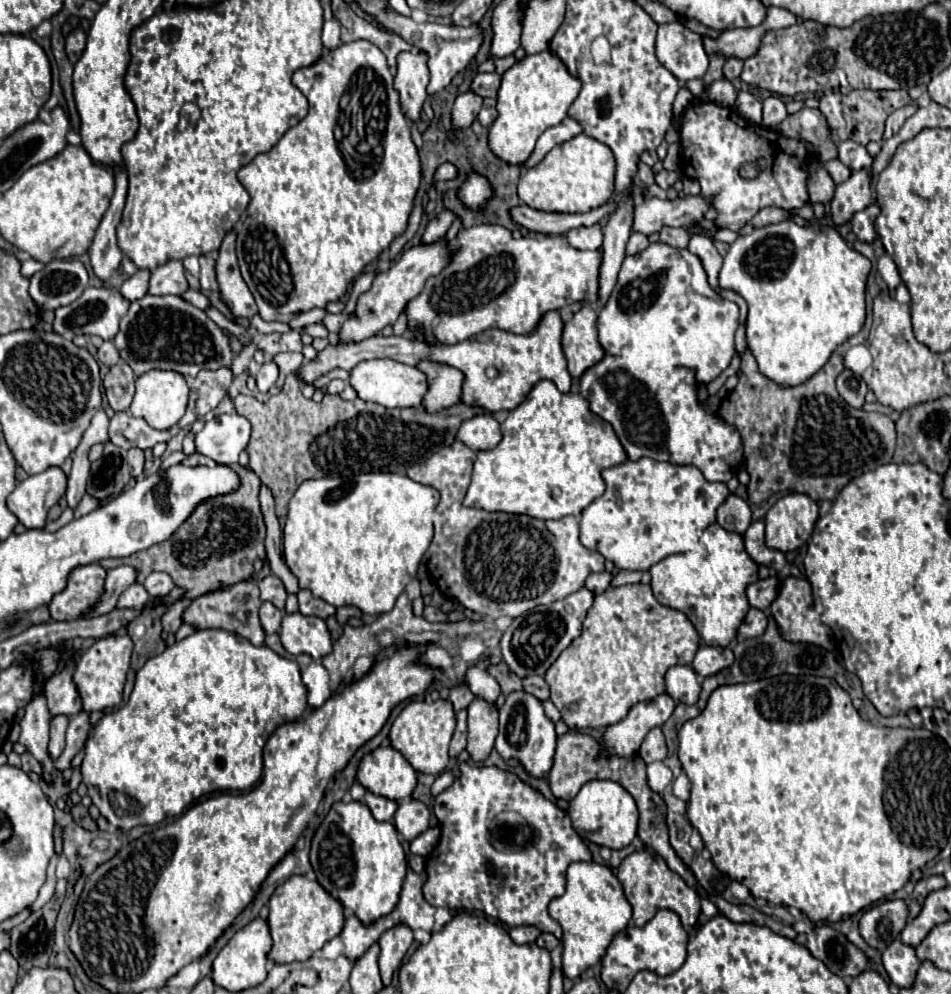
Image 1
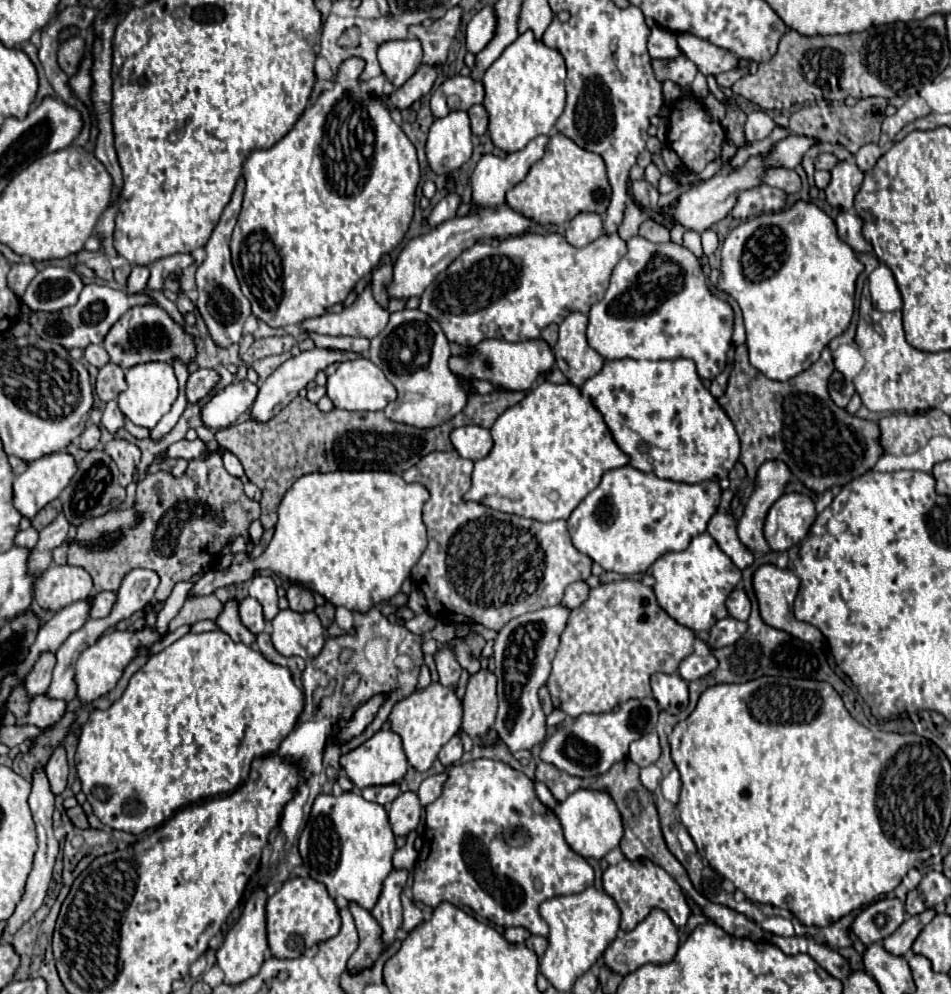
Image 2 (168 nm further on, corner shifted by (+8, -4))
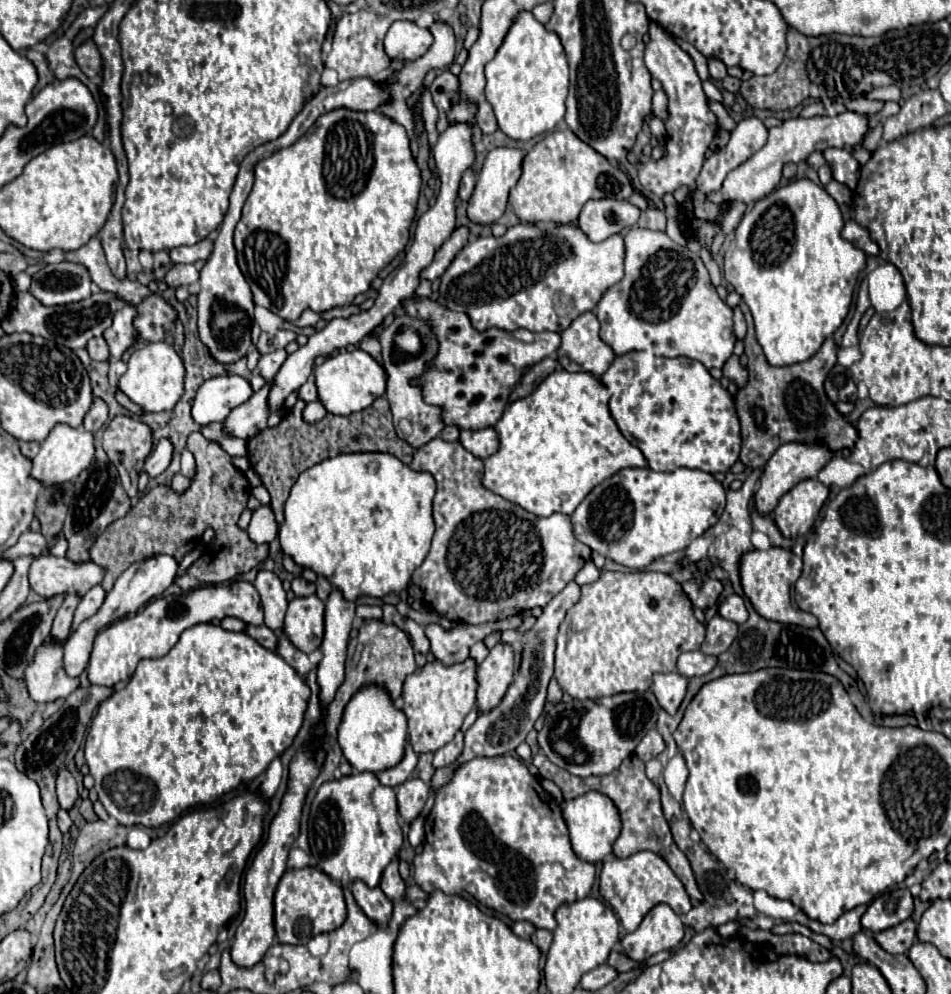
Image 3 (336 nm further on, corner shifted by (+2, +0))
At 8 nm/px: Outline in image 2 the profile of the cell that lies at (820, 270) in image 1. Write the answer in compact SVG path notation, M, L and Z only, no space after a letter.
M795 203L779 213L765 213L735 227L721 249L717 289L731 295L743 313L751 365L773 381L787 381L809 369L831 339L845 333L855 307L855 281L863 271L855 251L837 237L831 217L813 203Z

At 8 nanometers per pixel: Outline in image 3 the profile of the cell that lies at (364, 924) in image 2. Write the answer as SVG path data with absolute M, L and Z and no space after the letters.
M353 881L351 891L353 891L359 907L365 911L365 915L369 919L375 919L375 923L379 923L379 927L385 927L391 917L391 911L393 911L393 905L385 897L385 893L379 887L367 887L363 881Z

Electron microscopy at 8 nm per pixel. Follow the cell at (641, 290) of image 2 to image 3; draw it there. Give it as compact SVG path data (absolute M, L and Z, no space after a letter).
M631 227L625 235L625 277L613 285L597 305L597 317L601 323L601 339L623 355L629 351L651 351L657 357L689 357L701 361L707 369L723 367L733 355L733 311L725 305L701 261L701 257L683 245L677 245L663 231L651 231Z

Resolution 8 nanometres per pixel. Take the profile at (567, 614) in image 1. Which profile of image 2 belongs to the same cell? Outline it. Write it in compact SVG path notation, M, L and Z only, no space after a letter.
M553 605L553 607L543 607L531 613L525 613L521 617L511 619L507 625L501 627L501 631L495 637L493 645L493 661L495 661L495 677L497 677L497 697L499 697L499 711L497 711L497 721L493 729L497 731L497 737L503 745L509 747L509 751L517 749L533 749L535 745L541 745L547 737L547 725L545 725L545 713L541 711L541 703L537 699L537 691L541 685L545 685L549 673L551 673L551 661L553 655L559 647L559 637L567 627L569 619L569 609L565 605Z

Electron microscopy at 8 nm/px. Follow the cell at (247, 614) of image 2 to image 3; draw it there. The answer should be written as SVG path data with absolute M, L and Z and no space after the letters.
M233 581L227 585L199 587L179 595L165 595L161 599L153 599L135 615L115 621L95 637L91 659L87 665L89 681L93 685L105 685L105 687L123 683L131 677L131 673L135 671L141 659L165 657L185 629L197 623L209 623L213 619L221 621L223 617L237 617L247 625L263 623L259 593L249 581Z

